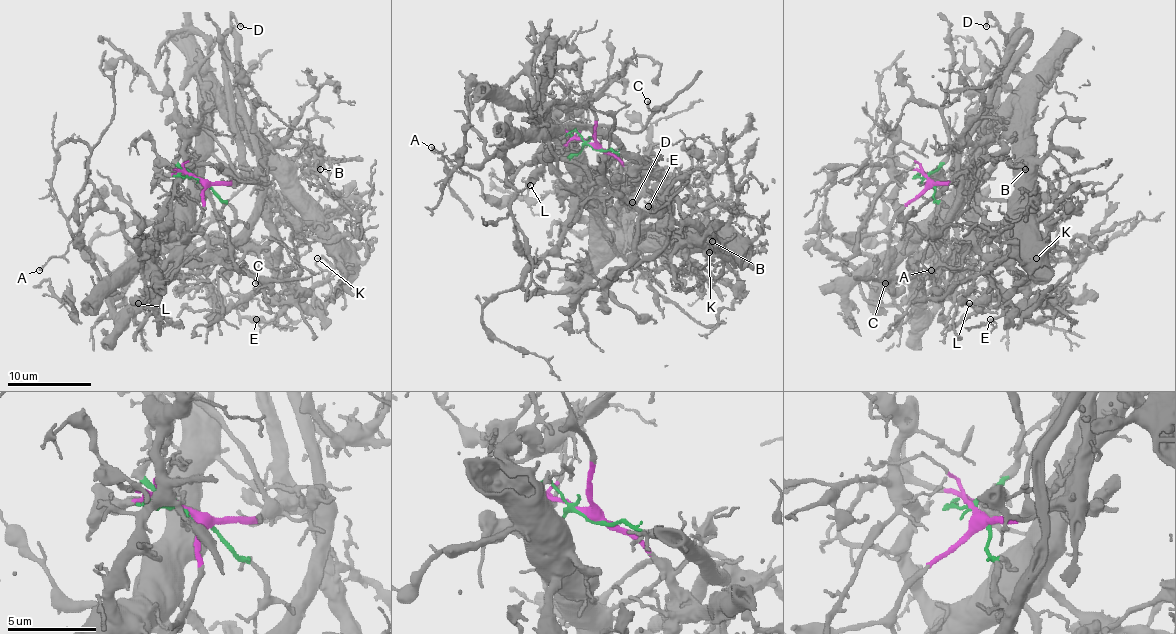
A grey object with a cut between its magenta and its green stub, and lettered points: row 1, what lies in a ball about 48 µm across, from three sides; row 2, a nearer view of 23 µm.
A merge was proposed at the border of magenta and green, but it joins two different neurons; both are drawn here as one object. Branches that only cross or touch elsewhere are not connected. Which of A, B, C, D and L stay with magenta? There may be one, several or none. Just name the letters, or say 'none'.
A, C, L

